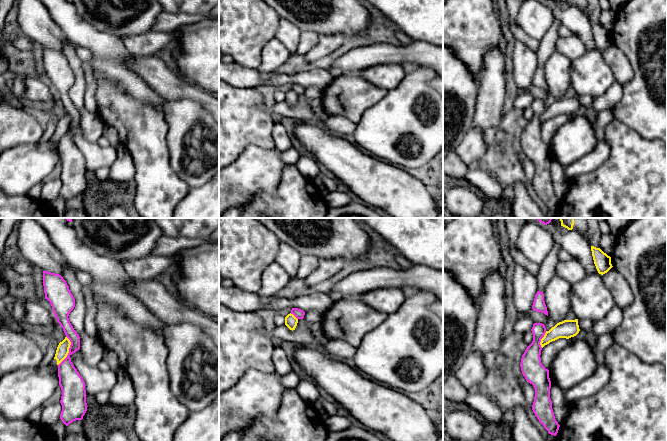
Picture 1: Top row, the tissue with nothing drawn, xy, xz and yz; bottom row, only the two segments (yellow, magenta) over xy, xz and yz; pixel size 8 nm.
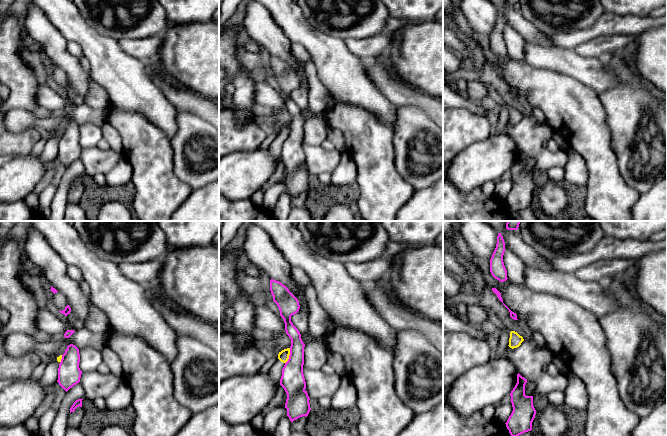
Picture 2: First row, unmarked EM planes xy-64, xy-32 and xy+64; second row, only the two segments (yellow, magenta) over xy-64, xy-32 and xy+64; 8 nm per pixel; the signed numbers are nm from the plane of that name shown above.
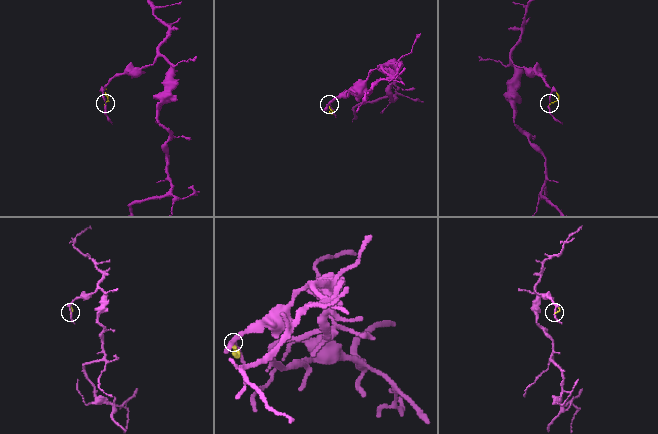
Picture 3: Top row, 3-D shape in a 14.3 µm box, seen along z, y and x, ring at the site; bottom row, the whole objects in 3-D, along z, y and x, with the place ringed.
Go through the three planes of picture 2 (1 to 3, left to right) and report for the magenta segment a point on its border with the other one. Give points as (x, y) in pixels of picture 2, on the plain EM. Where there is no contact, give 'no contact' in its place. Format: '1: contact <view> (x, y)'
1: contact xy-64 (61, 134)
2: contact xy-32 (288, 132)
3: no contact

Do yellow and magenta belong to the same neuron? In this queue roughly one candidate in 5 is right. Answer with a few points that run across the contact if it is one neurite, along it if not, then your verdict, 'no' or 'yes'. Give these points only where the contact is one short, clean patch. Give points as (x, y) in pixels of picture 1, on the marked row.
line xy (66, 336), (70, 342), (69, 352), (58, 365); no

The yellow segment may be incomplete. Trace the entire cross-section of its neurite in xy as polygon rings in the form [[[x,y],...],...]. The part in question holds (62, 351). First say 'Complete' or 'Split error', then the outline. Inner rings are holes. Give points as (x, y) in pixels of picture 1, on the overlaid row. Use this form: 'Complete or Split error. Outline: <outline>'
Split error. Outline: [[[65,337],[65,339],[59,343],[56,354],[52,362],[50,363],[51,366],[57,368],[58,365],[67,357],[69,353],[71,342],[70,340]]]

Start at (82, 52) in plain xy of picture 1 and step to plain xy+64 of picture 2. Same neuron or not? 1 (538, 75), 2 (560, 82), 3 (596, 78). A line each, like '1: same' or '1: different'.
1: different
2: different
3: same

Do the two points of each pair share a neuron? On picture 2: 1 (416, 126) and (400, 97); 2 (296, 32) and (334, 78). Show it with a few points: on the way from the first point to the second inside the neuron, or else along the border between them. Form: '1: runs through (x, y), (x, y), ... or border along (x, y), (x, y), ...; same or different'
1: border along (396, 106), (418, 106), (427, 115); different
2: runs through (308, 41), (333, 66); same

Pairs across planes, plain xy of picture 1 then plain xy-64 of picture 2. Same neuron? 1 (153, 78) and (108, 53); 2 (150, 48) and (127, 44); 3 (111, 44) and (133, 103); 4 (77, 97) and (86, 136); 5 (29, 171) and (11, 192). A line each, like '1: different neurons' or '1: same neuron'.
1: different neurons
2: same neuron
3: same neuron
4: same neuron
5: same neuron

